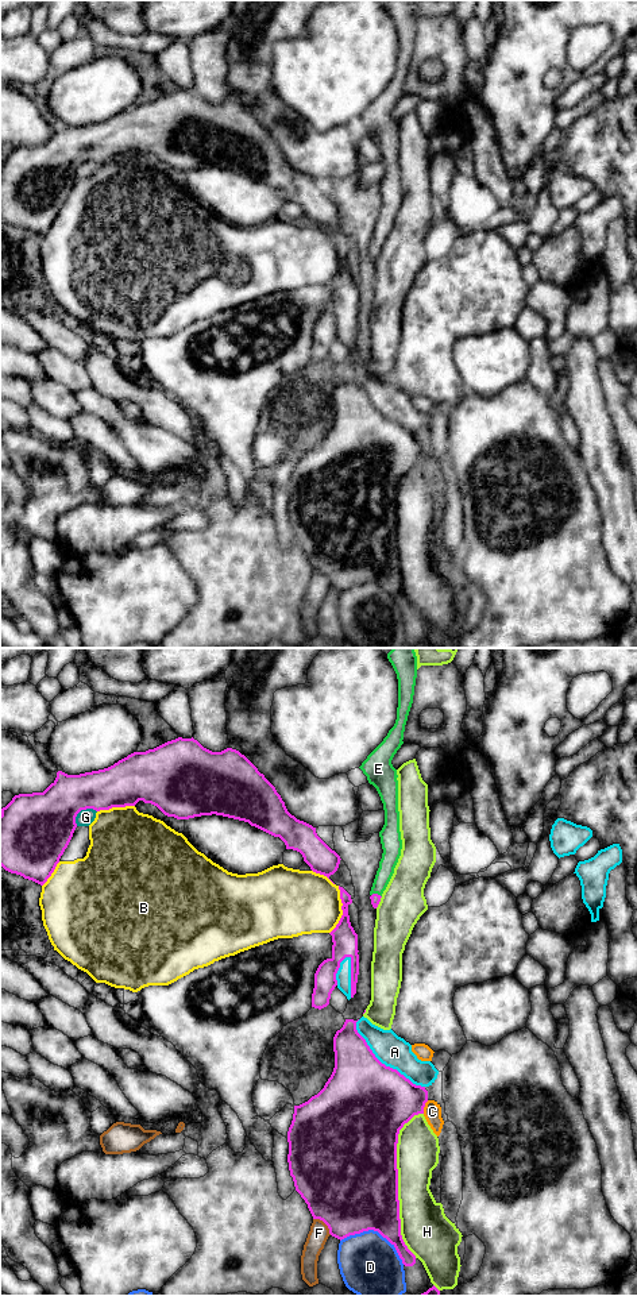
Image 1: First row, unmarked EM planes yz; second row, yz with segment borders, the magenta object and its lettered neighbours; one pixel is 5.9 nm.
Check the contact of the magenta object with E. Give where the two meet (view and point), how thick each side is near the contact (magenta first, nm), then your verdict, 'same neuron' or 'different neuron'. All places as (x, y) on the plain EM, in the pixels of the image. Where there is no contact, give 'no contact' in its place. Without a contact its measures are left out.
yz (377, 246) | 60/100 nm | same neuron

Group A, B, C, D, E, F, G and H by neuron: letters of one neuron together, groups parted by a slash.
A E / B / C / D / F / G / H

